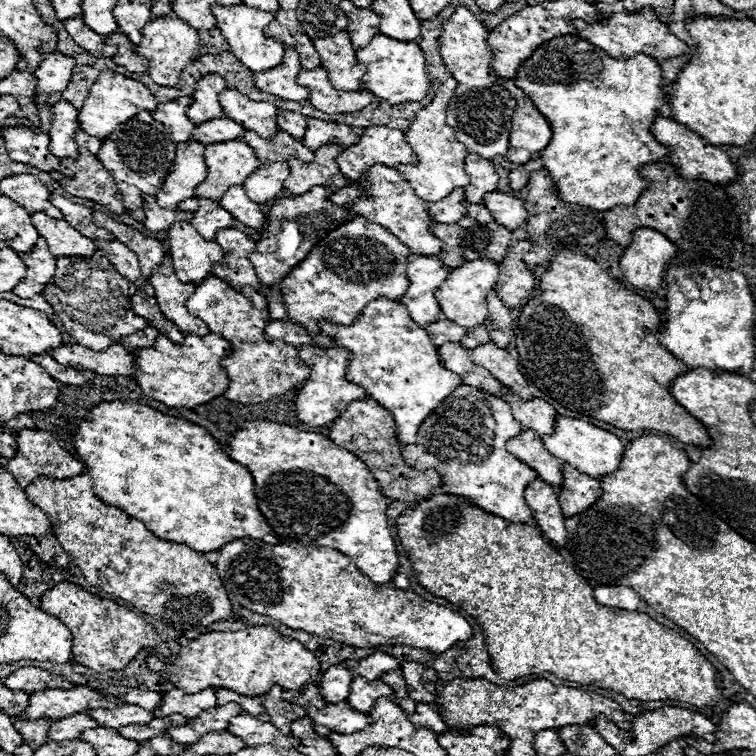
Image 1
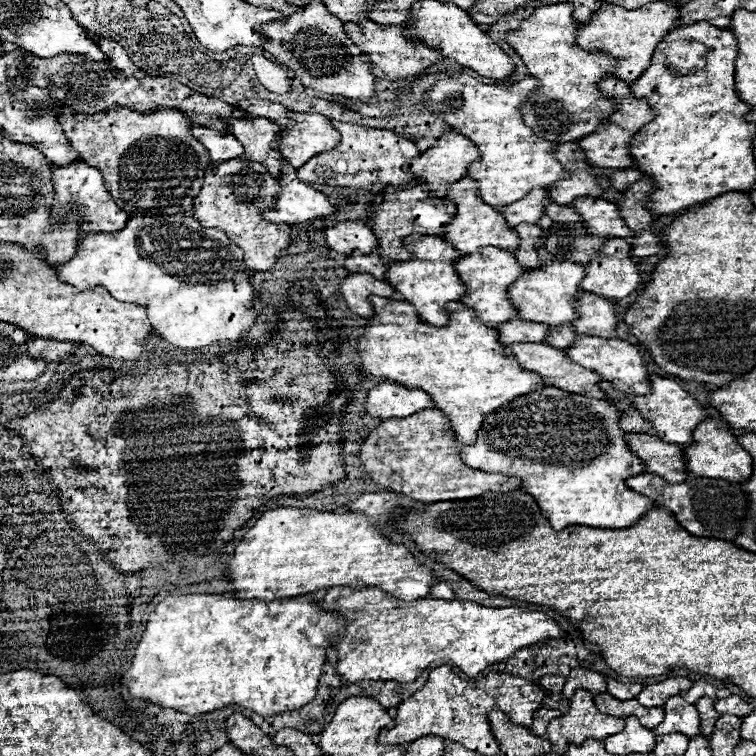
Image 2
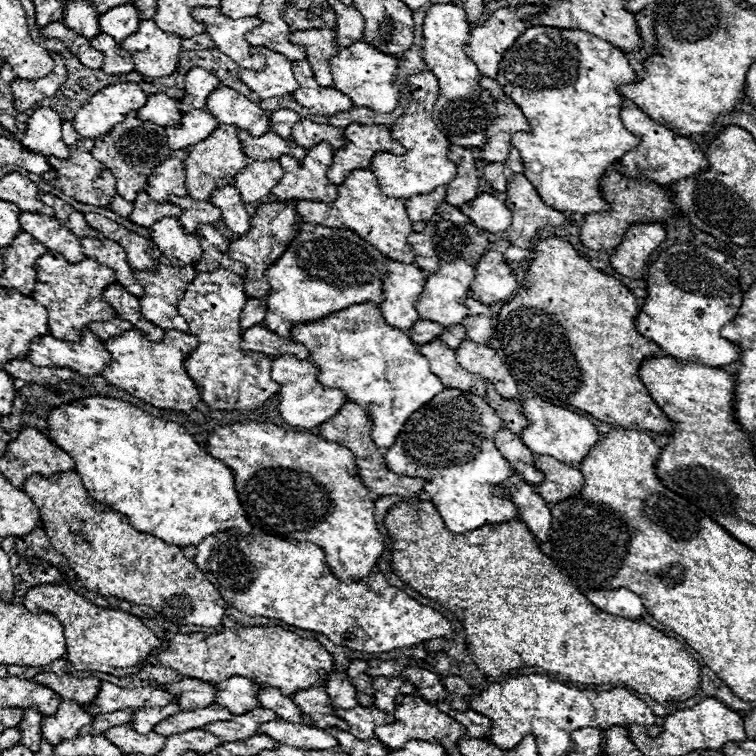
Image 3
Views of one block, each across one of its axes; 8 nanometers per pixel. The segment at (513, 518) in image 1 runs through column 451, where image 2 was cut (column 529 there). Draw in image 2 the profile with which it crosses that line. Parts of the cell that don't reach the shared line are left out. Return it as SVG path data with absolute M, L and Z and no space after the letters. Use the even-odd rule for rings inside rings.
M544 388L544 392L532 392L532 396L520 396L520 400L512 400L512 404L508 404L508 408L500 408L500 412L494 412L492 416L488 416L488 420L484 420L484 430L480 430L478 442L474 446L464 446L462 452L462 460L476 470L484 470L484 472L498 472L498 474L506 474L506 476L516 476L522 480L522 488L534 496L534 500L540 504L544 516L550 520L554 530L562 530L568 524L582 524L582 526L590 526L590 528L610 528L610 530L618 530L618 528L630 528L632 524L636 524L644 514L648 514L650 510L656 508L656 504L652 504L652 500L648 500L646 496L640 496L636 492L632 492L626 486L626 478L630 476L638 476L642 472L646 472L644 462L628 448L626 440L624 440L624 430L620 428L620 416L622 412L608 400L596 400L596 398L586 398L580 394L572 394L572 392L560 392L560 388Z

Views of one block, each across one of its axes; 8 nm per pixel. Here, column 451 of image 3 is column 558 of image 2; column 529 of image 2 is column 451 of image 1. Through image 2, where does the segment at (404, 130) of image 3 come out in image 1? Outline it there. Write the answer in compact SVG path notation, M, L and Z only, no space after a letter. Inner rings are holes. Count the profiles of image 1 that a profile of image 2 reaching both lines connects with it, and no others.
M448 78L446 82L442 82L436 90L434 100L428 106L424 106L420 112L416 112L416 118L412 120L410 128L404 132L406 142L418 156L418 164L416 166L398 164L396 170L402 172L402 176L412 184L416 194L422 196L422 200L426 202L438 202L446 198L454 188L466 188L470 180L468 174L464 172L464 156L468 154L468 148L464 148L464 144L456 140L454 128L446 124L446 110L454 96L456 86L458 84L454 78Z

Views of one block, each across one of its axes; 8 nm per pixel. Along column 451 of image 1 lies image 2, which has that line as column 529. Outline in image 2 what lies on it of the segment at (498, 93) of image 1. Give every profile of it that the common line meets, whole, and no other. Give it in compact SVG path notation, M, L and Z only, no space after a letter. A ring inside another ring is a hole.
M568 2L536 8L516 32L506 36L506 42L528 66L530 76L540 82L536 96L532 96L522 108L524 122L530 128L536 128L536 134L544 140L558 144L574 142L592 134L618 108L614 98L608 98L598 90L598 84L612 76L610 72L618 66L618 60L602 50L590 52L576 46L580 24L572 18L572 10L572 4Z

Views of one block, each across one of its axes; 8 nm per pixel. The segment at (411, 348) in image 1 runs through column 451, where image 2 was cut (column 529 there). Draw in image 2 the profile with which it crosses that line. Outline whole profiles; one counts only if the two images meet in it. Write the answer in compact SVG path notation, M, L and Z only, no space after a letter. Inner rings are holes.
M374 296L372 304L376 308L376 316L370 318L358 344L364 362L364 372L372 376L380 376L384 380L396 380L400 384L408 384L410 388L426 388L426 392L434 398L434 406L440 408L450 418L456 432L456 440L460 444L476 444L476 436L488 414L500 410L518 396L526 396L530 392L548 386L536 372L524 370L516 362L516 358L506 356L498 330L476 320L476 312L472 308L466 308L462 302L448 304L448 316L452 324L444 328L420 322L414 306L408 302L380 300L378 296Z

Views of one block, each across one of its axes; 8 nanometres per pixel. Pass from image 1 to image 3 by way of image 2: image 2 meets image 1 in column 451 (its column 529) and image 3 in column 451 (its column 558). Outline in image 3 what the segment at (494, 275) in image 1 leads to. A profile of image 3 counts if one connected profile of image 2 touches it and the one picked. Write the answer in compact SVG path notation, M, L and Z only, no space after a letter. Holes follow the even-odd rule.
M464 260L442 262L440 264L440 272L430 274L426 278L426 286L424 286L420 298L416 300L416 310L418 310L420 318L438 322L444 328L460 324L466 318L466 314L468 314L468 308L462 304L462 300L466 298L466 292L470 288L472 280L474 280L474 268L470 264L464 264Z

